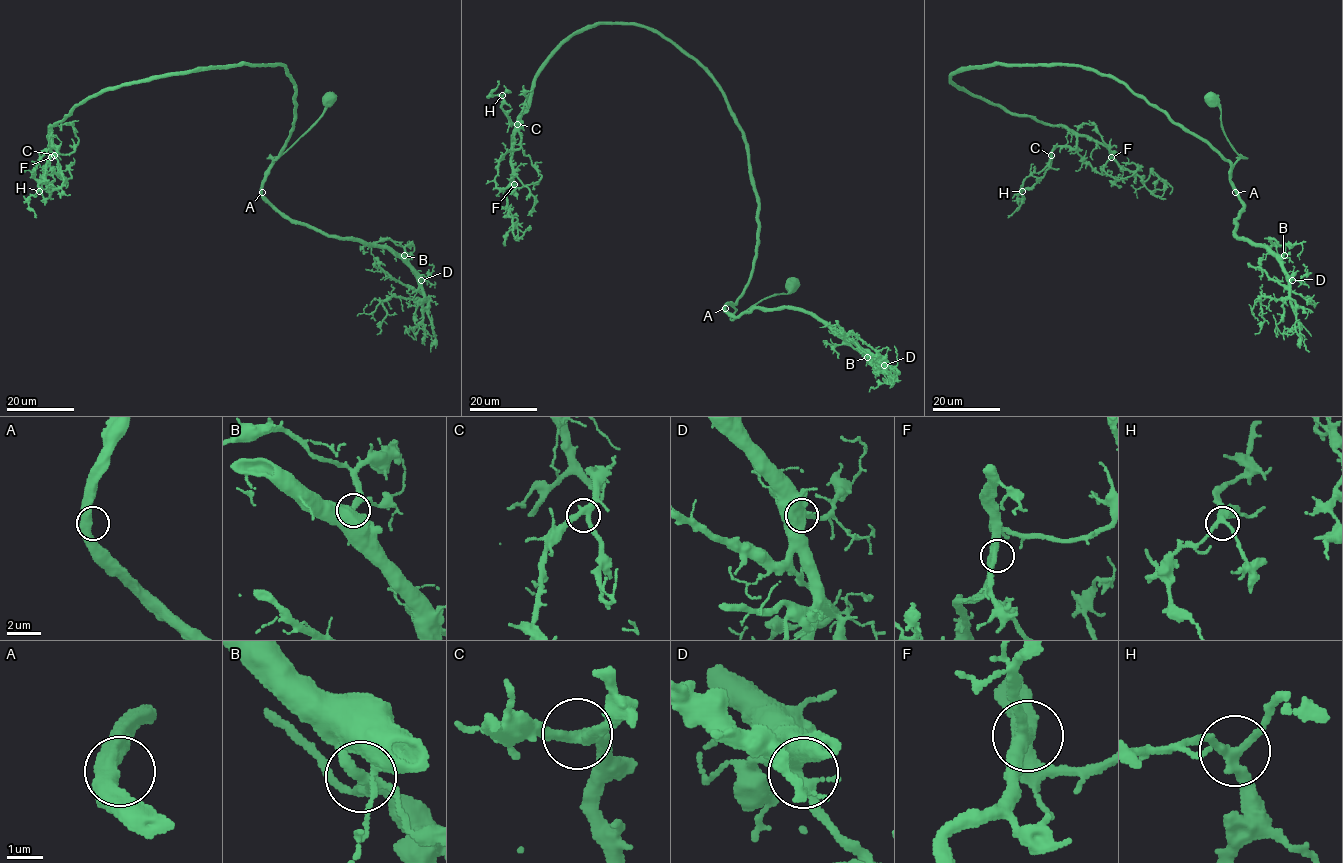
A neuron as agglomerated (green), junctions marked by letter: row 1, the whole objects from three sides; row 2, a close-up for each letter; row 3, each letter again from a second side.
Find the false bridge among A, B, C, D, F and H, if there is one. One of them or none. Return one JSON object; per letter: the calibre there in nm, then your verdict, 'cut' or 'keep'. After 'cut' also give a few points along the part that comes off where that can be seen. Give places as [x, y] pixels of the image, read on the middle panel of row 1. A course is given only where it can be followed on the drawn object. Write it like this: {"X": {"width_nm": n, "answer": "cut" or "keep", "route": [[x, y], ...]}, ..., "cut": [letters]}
{"A": {"width_nm": 500, "answer": "keep"}, "B": {"width_nm": 300, "answer": "keep"}, "C": {"width_nm": 320, "answer": "keep"}, "D": {"width_nm": 550, "answer": "keep"}, "F": {"width_nm": 360, "answer": "keep"}, "H": {"width_nm": 240, "answer": "keep"}, "cut": []}

